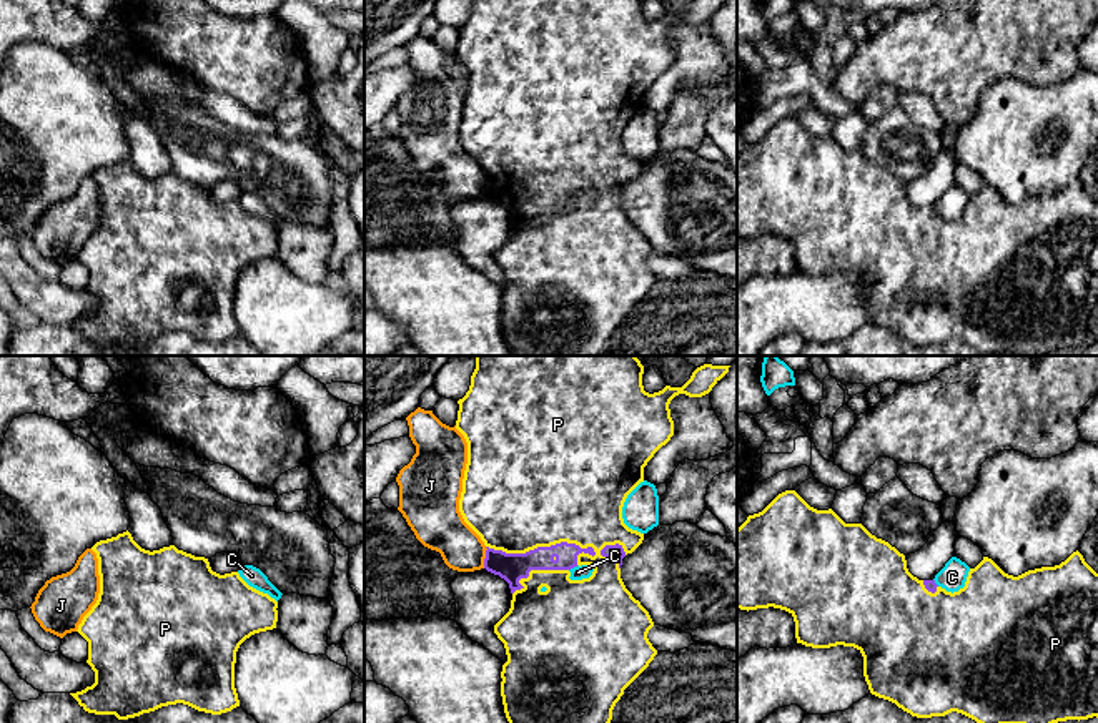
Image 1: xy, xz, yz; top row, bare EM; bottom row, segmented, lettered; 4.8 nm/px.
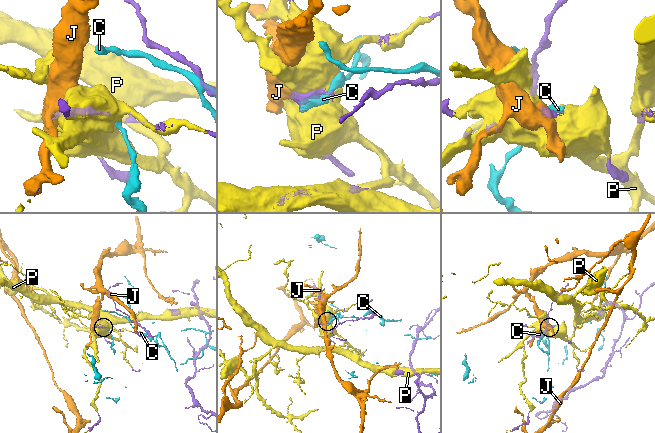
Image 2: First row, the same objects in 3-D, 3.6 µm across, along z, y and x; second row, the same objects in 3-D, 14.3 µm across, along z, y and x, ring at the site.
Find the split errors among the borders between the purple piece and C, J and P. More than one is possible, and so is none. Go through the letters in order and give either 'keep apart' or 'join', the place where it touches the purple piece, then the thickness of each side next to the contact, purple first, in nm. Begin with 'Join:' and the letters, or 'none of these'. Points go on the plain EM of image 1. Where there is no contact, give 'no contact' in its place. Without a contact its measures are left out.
Join: P
C: keep apart; meets purple in xz at (573, 195); 110 nm thick on the purple side, 70 nm on the other
J: keep apart; meets purple in xz at (486, 185); 140 nm thick on the purple side, 220 nm on the other
P: join; meets purple in xz at (543, 175); 140 nm thick on the purple side, 500 nm on the other

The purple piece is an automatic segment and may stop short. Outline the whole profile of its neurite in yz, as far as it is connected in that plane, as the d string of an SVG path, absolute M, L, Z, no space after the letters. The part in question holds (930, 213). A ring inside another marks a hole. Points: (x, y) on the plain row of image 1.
M785 118L762 140L749 143L737 156L737 236L749 239L769 234L785 238L794 244L797 271L812 276L837 273L857 276L863 284L863 304L870 321L895 331L912 344L932 346L957 339L983 354L1025 352L1026 356L1098 346L1098 201L1078 178L1060 193L1028 198L1018 204L1005 201L992 186L983 184L975 196L970 196L965 214L952 221L938 214L935 208L913 204L907 196L905 183L872 163L862 151L845 151L832 136L817 138L795 118Z

